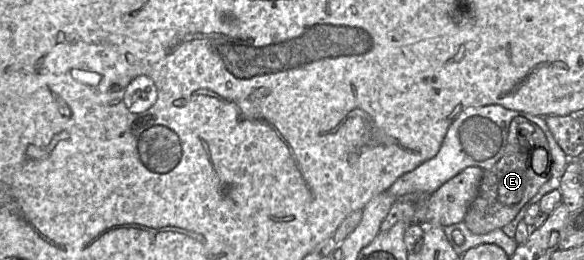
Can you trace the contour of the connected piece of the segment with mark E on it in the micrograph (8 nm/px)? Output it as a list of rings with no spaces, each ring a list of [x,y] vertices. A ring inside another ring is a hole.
[[[518,117],[512,119],[507,137],[507,144],[502,157],[496,162],[490,169],[484,171],[482,180],[479,185],[477,195],[470,205],[465,218],[464,223],[467,228],[473,234],[487,234],[495,229],[501,229],[508,223],[510,223],[521,208],[534,197],[541,186],[545,184],[551,177],[552,171],[552,157],[550,154],[550,148],[548,146],[547,138],[542,129],[535,123],[529,121],[524,117]],[[541,147],[548,152],[547,167],[542,175],[536,174],[531,166],[531,155],[535,148]]]

